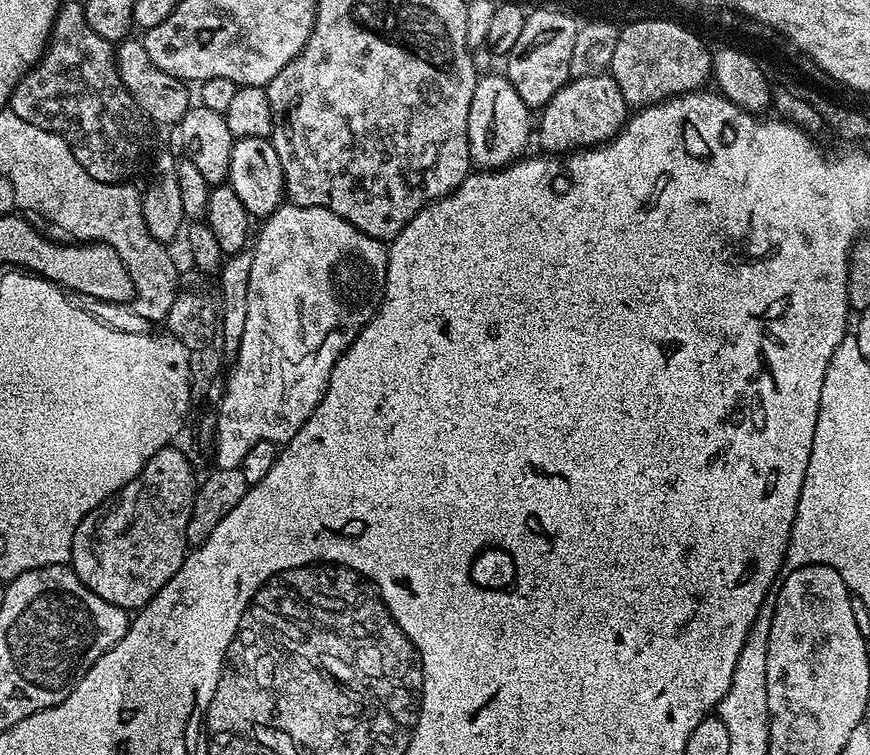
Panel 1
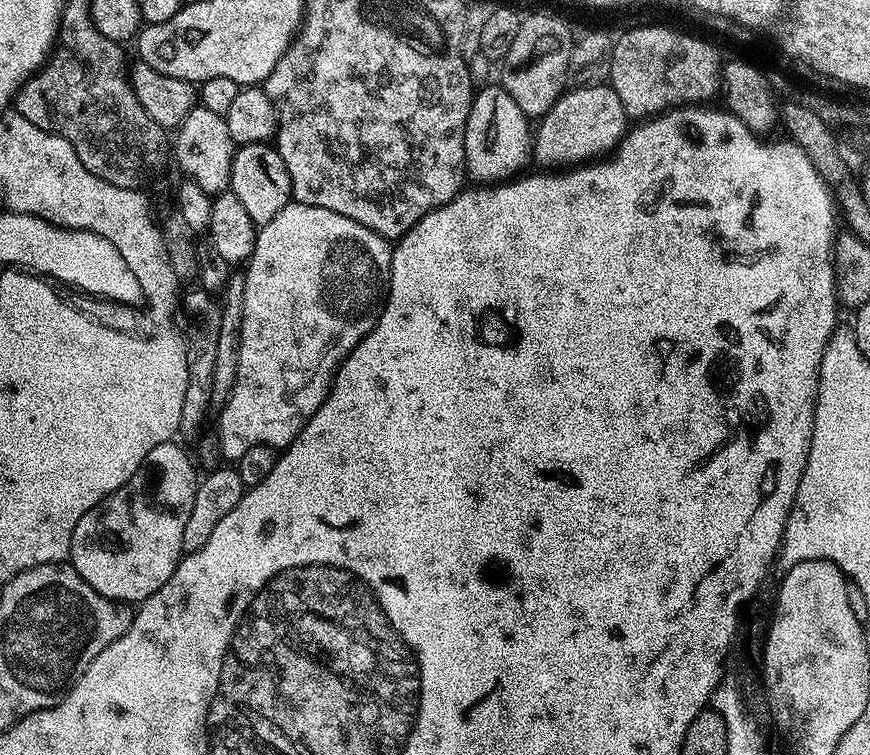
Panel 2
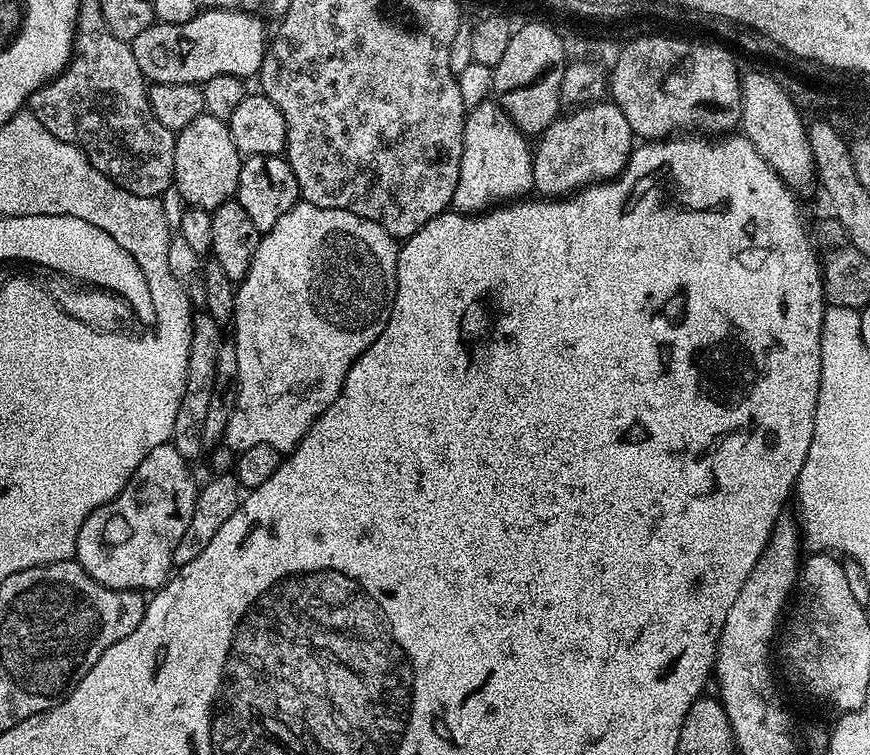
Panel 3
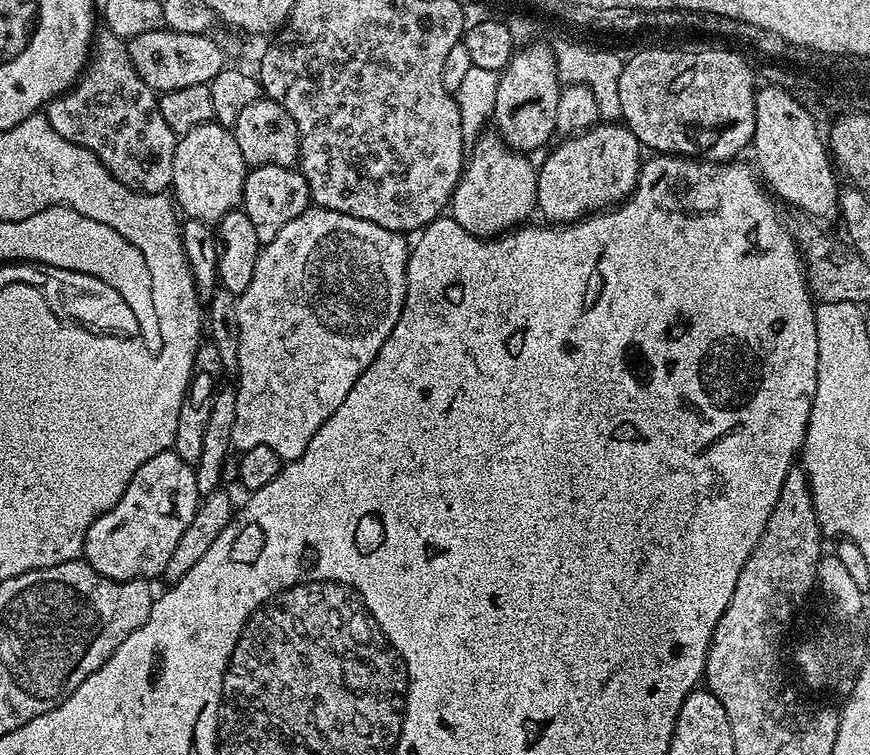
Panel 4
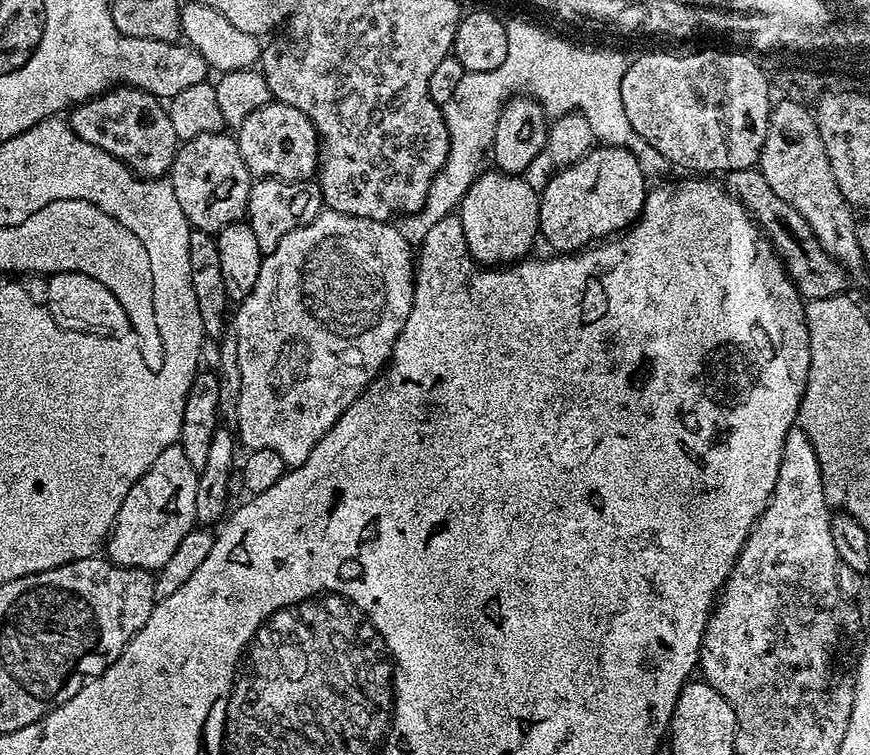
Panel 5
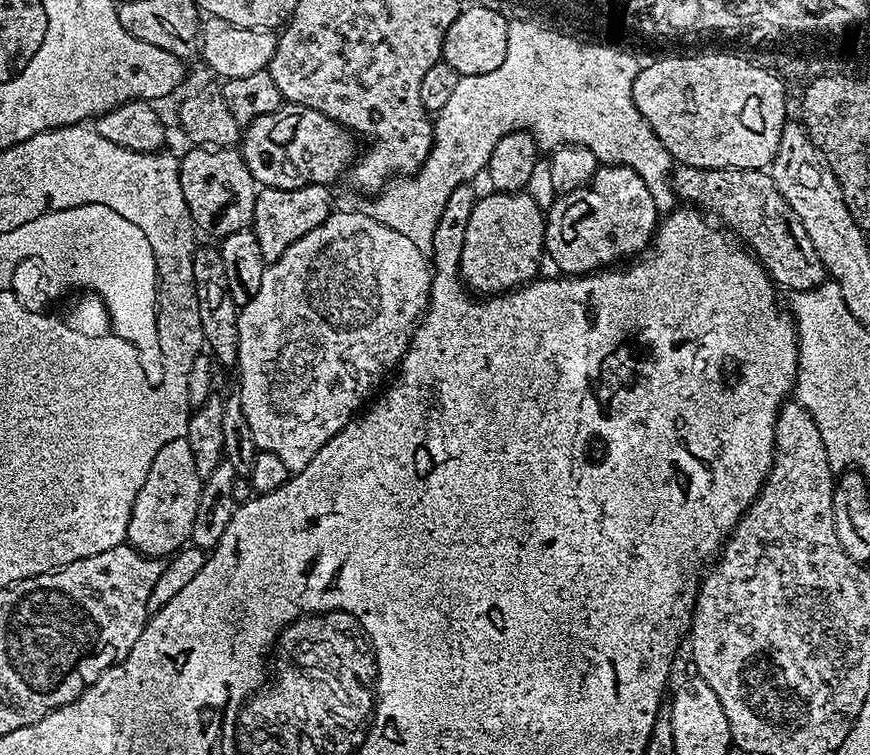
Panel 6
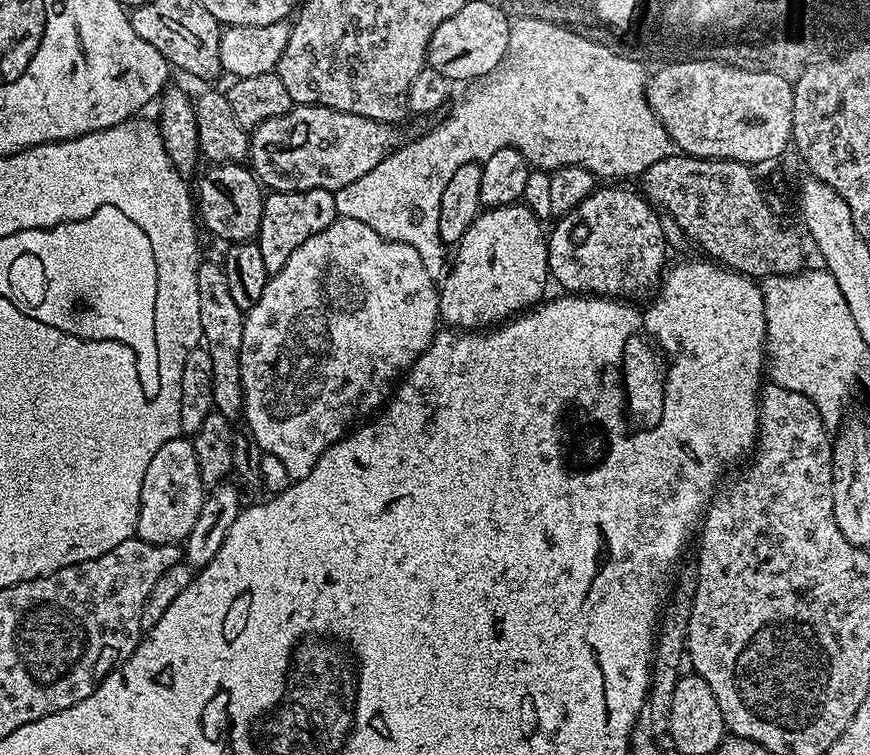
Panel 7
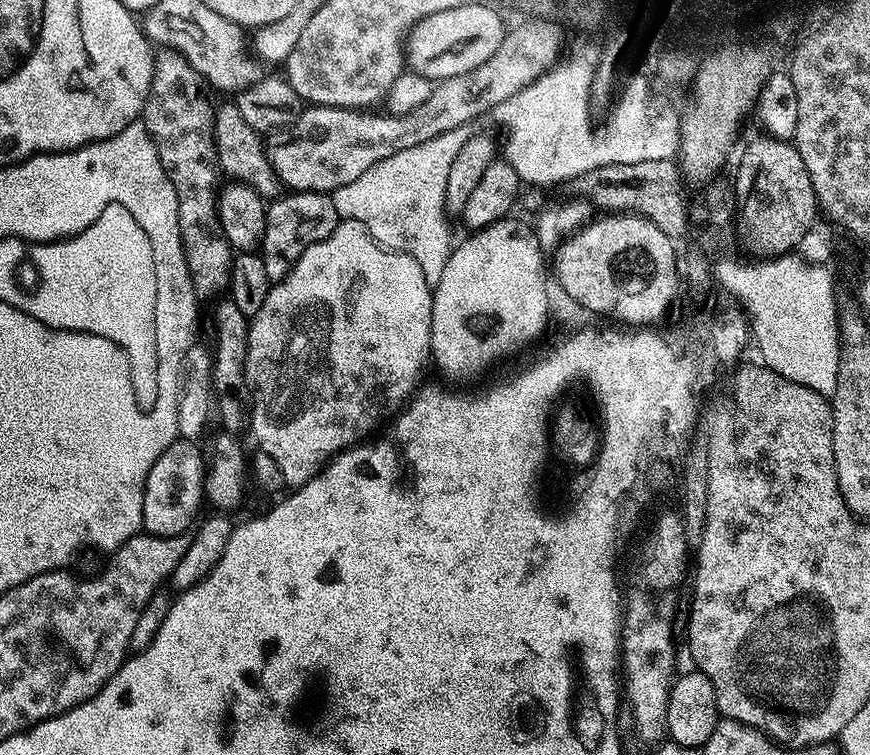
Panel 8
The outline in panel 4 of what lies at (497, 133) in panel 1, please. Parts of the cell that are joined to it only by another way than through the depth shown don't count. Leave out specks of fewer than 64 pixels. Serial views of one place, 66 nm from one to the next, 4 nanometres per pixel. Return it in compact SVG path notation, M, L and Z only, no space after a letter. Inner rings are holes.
M481 131L480 135L475 137L473 144L476 145L473 148L471 145L470 155L467 157L464 170L460 174L460 180L456 184L455 190L452 191L450 215L458 222L458 226L462 226L462 230L481 238L495 238L521 227L529 219L527 216L531 212L537 211L536 173L538 168L535 163L531 164L528 161L531 159L525 153L515 152L495 131Z

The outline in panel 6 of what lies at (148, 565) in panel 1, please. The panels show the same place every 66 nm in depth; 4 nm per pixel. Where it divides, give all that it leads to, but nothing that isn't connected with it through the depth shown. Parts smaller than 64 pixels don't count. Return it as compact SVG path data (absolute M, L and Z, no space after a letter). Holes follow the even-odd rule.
M171 440L158 450L154 463L150 466L150 474L146 474L146 482L142 482L142 490L138 490L138 498L134 498L134 508L130 510L127 543L138 549L144 556L171 557L191 541L194 513L198 510L200 485L202 477L194 467L194 453L190 450L190 442Z

